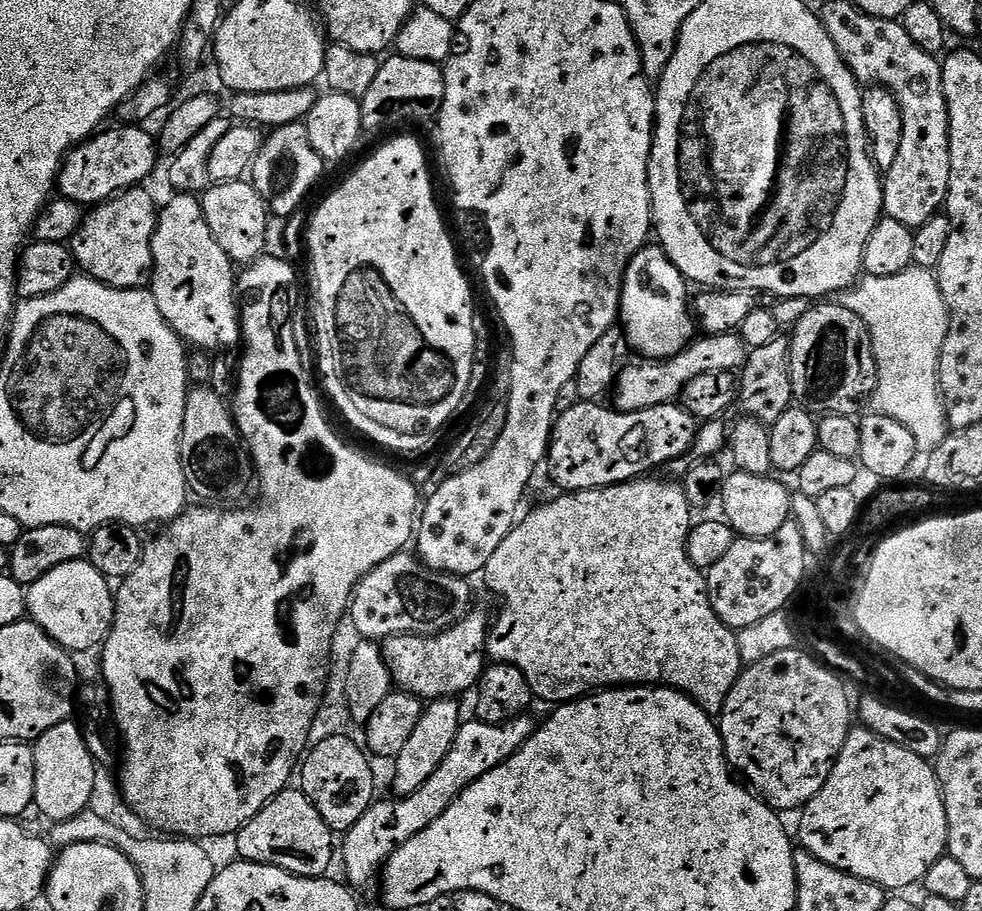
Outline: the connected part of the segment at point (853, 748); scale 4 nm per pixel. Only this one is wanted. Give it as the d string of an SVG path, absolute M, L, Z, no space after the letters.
M863 726L853 727L846 738L846 746L842 746L834 762L830 778L826 778L822 790L818 790L812 801L804 805L799 816L798 844L803 851L840 872L856 876L859 880L868 880L885 890L919 885L930 866L934 866L934 862L938 862L948 850L946 806L935 767L918 754Z

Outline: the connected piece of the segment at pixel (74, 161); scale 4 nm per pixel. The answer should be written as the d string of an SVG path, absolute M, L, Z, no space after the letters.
M124 126L128 128L105 127L89 140L83 140L77 148L68 151L64 165L60 168L58 192L63 199L73 200L82 206L95 206L106 204L121 192L126 192L145 183L144 179L156 168L156 152L158 153L158 140L151 136L144 126Z

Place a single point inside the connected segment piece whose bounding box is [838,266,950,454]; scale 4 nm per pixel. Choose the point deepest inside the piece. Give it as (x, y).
(906, 316)

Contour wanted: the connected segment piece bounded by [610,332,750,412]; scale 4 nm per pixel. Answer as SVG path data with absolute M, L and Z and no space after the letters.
M723 332L717 336L705 335L704 340L693 339L688 347L663 362L640 362L621 367L616 374L616 383L610 393L617 412L637 412L650 410L650 406L671 404L683 393L684 387L698 374L714 374L715 372L736 372L743 368L750 349L736 332Z

